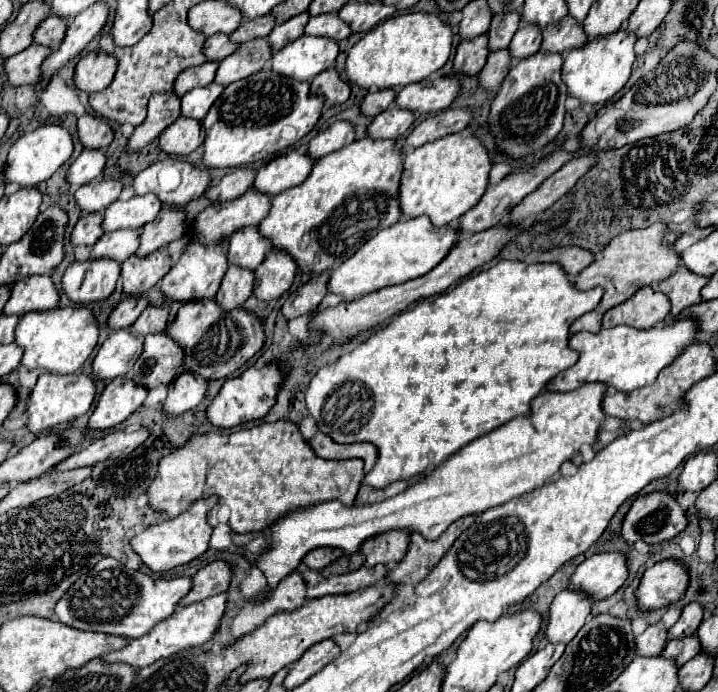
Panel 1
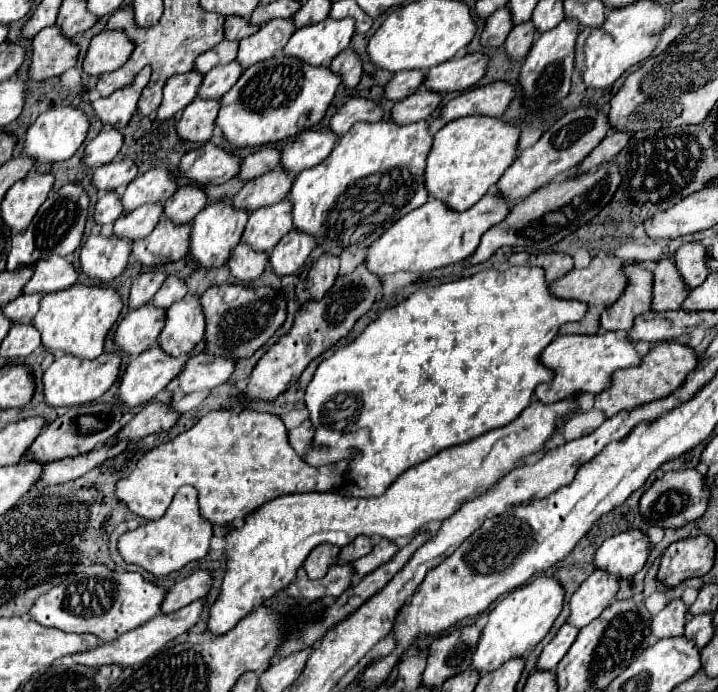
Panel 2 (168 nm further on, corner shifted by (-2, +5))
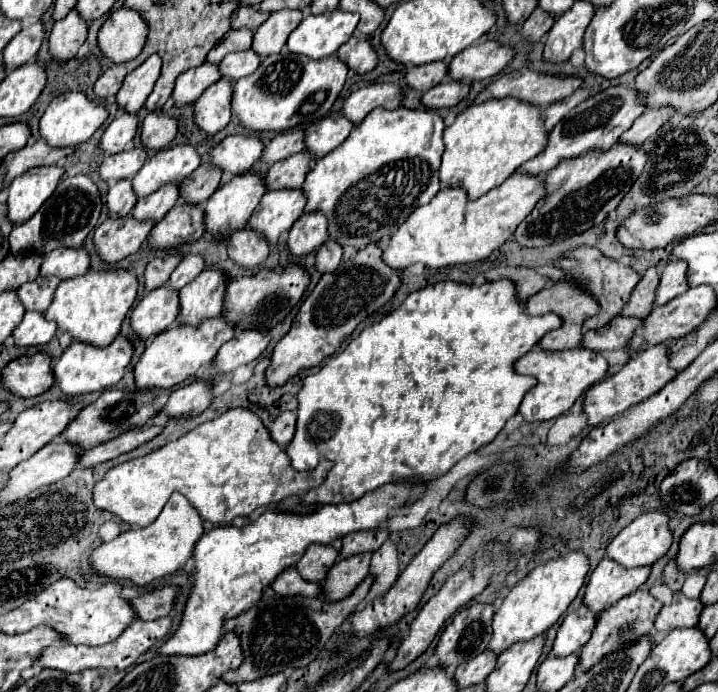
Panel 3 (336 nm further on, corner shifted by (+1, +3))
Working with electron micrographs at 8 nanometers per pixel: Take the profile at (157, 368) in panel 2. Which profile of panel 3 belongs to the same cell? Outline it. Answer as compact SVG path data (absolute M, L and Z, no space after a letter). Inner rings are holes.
M222 317L202 321L198 327L186 327L186 325L174 325L172 329L166 329L164 333L156 335L154 341L144 349L140 361L134 367L134 381L140 391L146 389L170 389L176 383L182 383L184 379L192 377L202 365L210 363L212 357L216 357L218 349L228 343L234 337L234 327L226 323Z

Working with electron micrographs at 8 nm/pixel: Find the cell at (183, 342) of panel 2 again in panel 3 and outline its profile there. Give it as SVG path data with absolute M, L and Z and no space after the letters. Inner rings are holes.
M204 269L192 283L180 289L178 325L200 325L222 311L226 277L220 269Z

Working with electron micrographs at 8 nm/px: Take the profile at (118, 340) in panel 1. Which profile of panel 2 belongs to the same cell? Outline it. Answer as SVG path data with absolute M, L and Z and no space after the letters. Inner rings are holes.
M145 303L143 307L131 309L115 331L115 343L129 355L139 355L155 345L159 333L165 327L165 309Z

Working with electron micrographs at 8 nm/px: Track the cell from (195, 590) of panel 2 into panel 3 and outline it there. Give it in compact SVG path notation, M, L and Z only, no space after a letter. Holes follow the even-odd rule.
M168 585L168 587L156 589L156 591L144 593L142 597L132 599L132 607L136 609L136 615L144 621L154 621L154 619L166 617L174 609L178 591L180 591L180 587Z

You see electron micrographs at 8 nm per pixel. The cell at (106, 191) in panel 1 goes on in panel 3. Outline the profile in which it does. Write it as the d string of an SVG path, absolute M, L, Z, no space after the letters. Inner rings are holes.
M134 147L134 149L122 151L118 155L110 155L100 165L100 177L108 183L114 183L118 179L130 179L144 165L146 157L148 155L142 147Z

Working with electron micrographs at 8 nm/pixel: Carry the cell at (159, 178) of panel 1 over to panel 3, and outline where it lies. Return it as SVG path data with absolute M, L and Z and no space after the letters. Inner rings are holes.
M230 135L224 141L220 141L210 153L208 163L214 167L220 167L224 173L244 173L260 159L264 145L256 137L244 137L244 135Z

